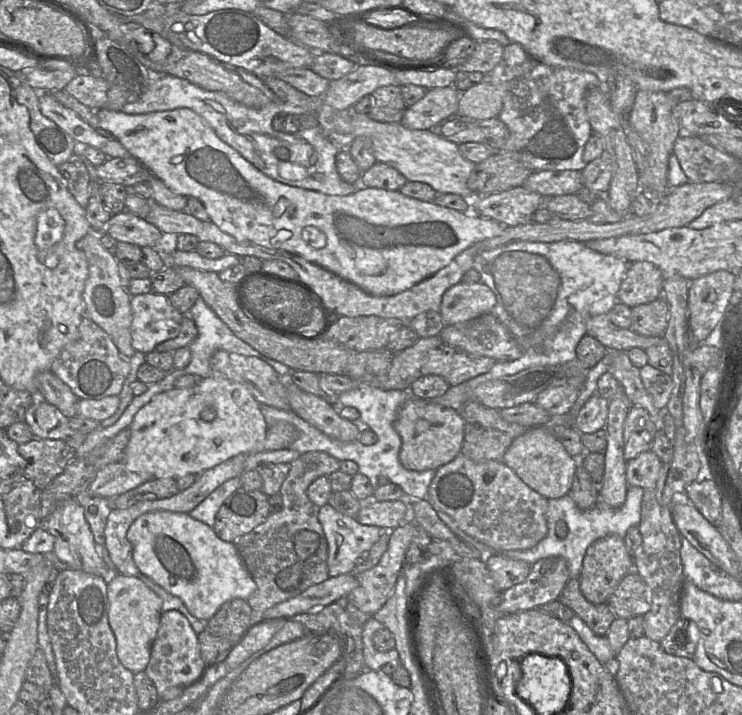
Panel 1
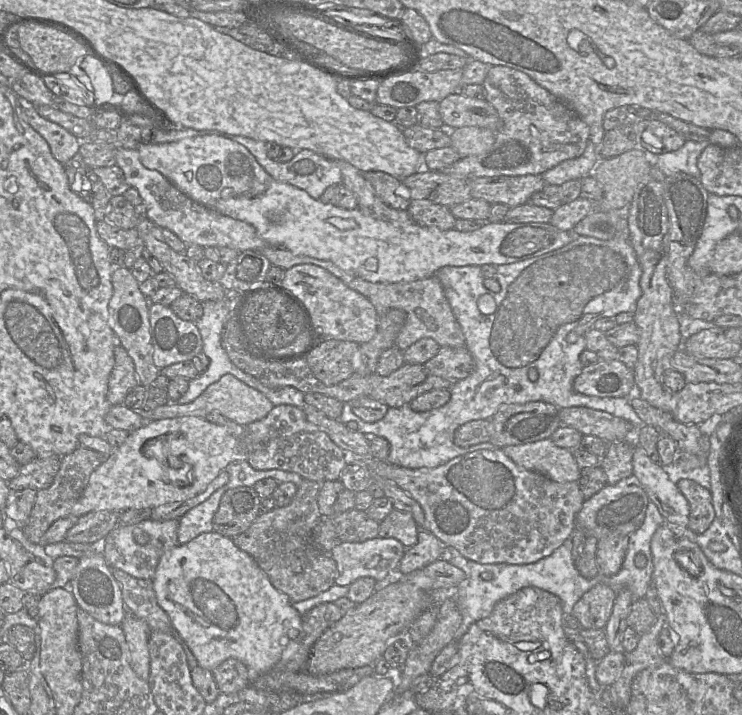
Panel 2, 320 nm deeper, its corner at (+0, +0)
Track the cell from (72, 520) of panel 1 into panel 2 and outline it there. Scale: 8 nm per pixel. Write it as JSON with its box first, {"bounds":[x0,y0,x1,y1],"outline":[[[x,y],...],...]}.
{"bounds":[70,554,128,626],"outline":[[[103,554],[83,557],[78,560],[78,564],[70,579],[70,591],[78,607],[102,623],[120,626],[128,612],[122,600],[120,586],[114,579]]]}

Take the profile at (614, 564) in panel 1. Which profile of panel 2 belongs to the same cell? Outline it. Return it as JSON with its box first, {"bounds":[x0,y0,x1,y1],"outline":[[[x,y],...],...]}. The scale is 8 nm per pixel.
{"bounds":[571,583,616,629],"outline":[[[598,583],[581,596],[571,614],[584,629],[605,629],[612,613],[616,593],[608,585]]]}

